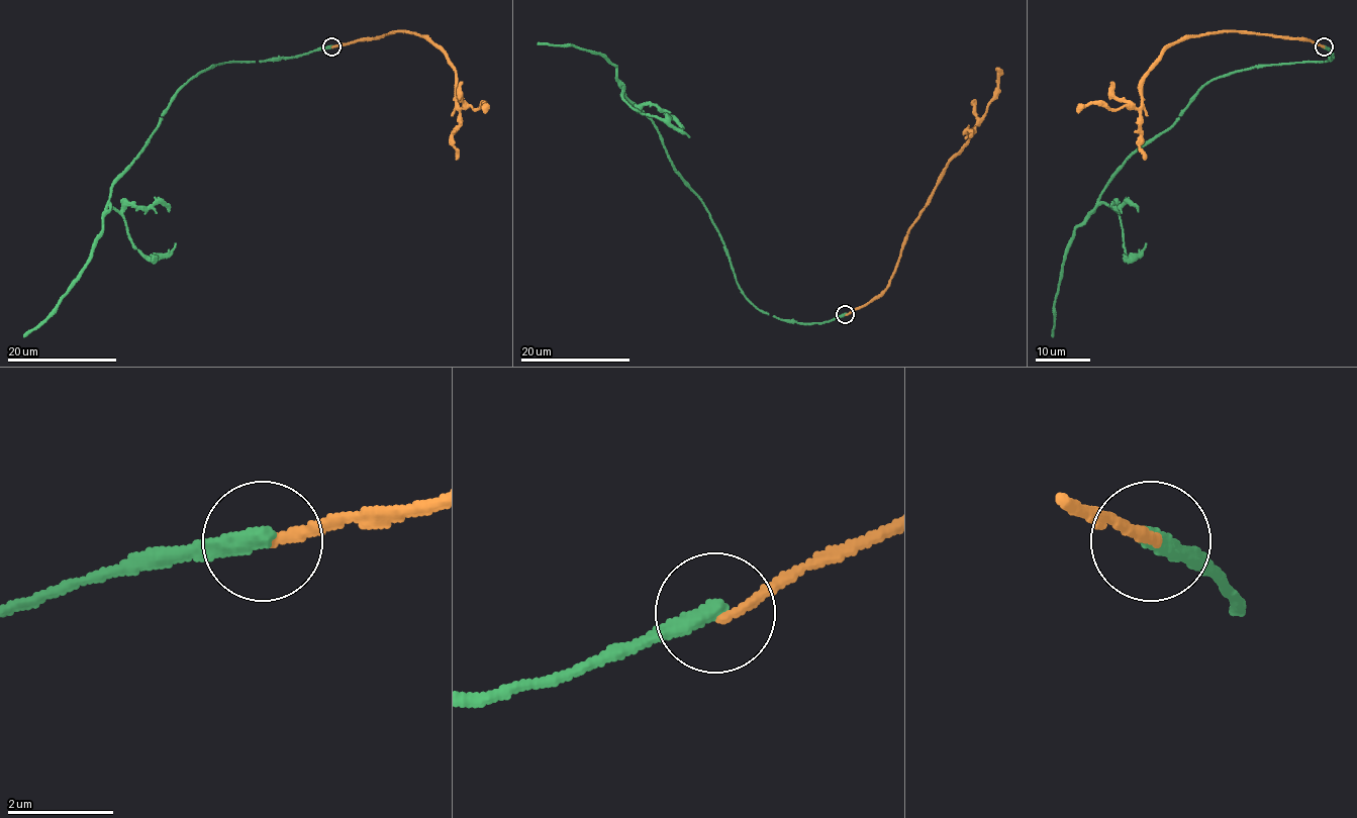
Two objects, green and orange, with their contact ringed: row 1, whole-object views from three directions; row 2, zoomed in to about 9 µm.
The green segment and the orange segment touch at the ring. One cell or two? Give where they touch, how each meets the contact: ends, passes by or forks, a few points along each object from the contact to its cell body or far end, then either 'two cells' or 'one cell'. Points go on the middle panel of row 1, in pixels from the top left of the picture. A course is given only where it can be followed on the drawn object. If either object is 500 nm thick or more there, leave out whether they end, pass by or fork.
at (845, 314); green ends there; orange ends there; green runs (846, 314), (808, 323), (760, 312), (616, 66), (593, 50), (538, 42); orange runs (846, 314), (869, 303), (887, 287), (907, 230), (946, 165), (969, 138), (994, 96), (998, 68); two cells

